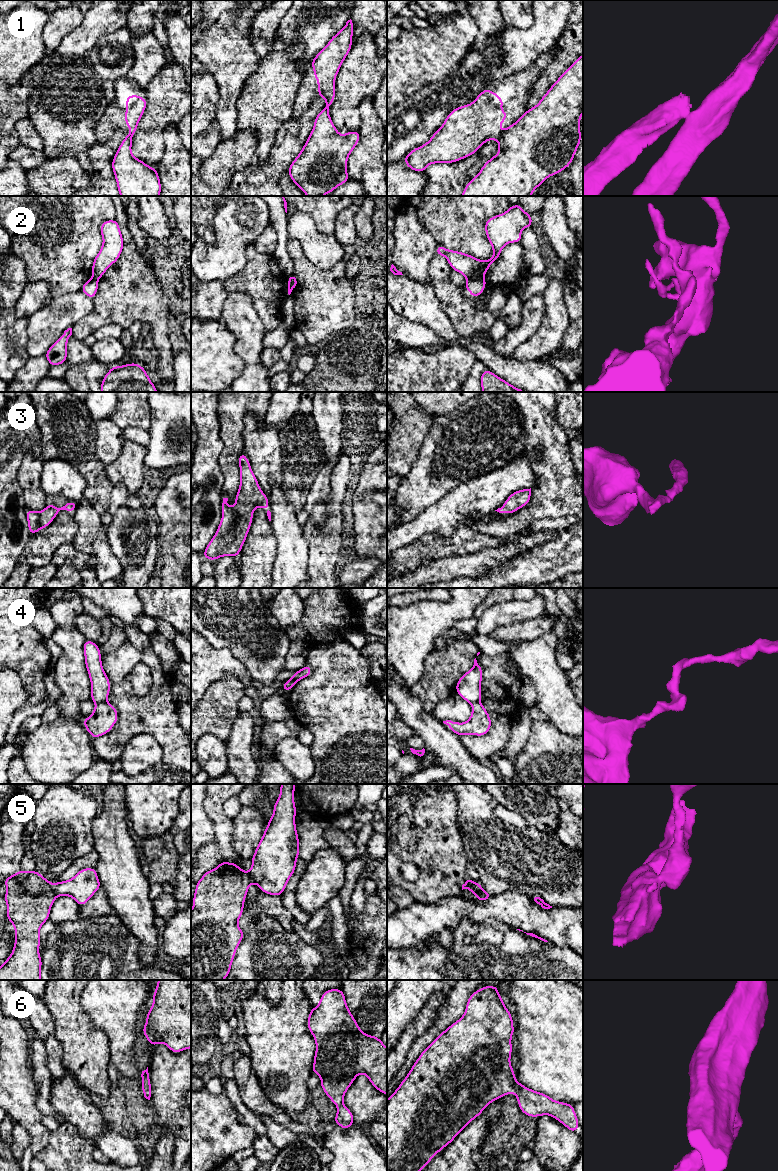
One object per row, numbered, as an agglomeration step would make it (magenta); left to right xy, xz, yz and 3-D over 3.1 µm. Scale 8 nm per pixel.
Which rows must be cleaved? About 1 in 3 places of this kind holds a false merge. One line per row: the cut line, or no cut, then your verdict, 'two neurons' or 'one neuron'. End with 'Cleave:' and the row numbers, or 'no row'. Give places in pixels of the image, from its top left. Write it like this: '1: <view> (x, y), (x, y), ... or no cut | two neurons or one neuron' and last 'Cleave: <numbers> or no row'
1: yz (502, 132), (497, 139) | two neurons
2: yz (481, 275), (467, 279) | two neurons
3: no cut | one neuron
4: xy (105, 701), (96, 704) | two neurons
5: xy (52, 884), (52, 889), (57, 895) | two neurons
6: no cut | one neuron
Cleave: 1, 2, 4, 5

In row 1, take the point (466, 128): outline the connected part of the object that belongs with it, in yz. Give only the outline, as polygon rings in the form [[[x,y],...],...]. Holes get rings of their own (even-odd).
[[[485,87],[471,104],[452,110],[430,140],[411,150],[403,161],[411,170],[424,172],[430,164],[454,163],[473,155],[487,140],[498,139],[502,133],[500,125],[508,117],[506,111],[500,110],[503,105],[500,96]]]

